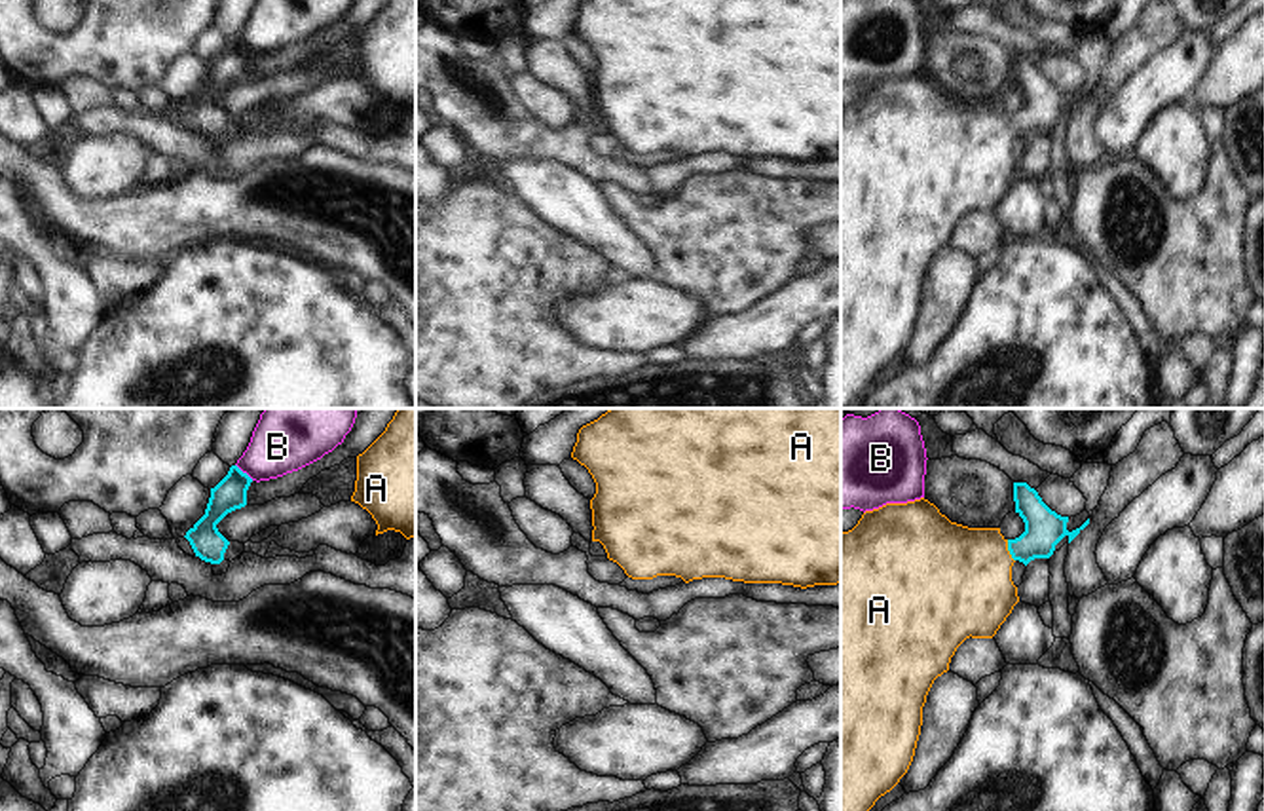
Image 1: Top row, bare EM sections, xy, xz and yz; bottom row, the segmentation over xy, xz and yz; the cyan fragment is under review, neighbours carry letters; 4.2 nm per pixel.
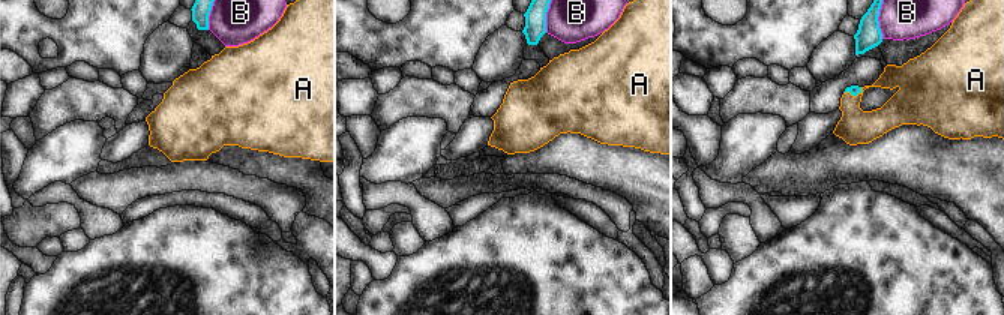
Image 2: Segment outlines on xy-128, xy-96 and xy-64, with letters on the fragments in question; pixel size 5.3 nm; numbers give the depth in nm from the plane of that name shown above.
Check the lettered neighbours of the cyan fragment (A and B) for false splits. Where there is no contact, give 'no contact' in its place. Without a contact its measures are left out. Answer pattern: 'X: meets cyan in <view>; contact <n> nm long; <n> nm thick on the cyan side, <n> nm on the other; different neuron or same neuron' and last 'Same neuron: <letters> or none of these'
A: meets cyan in yz; contact 100 nm long; 170 nm thick on the cyan side, 440 nm on the other; same neuron
B: meets cyan in xy; contact 100 nm long; 140 nm thick on the cyan side, 300 nm on the other; different neuron
Same neuron: A

